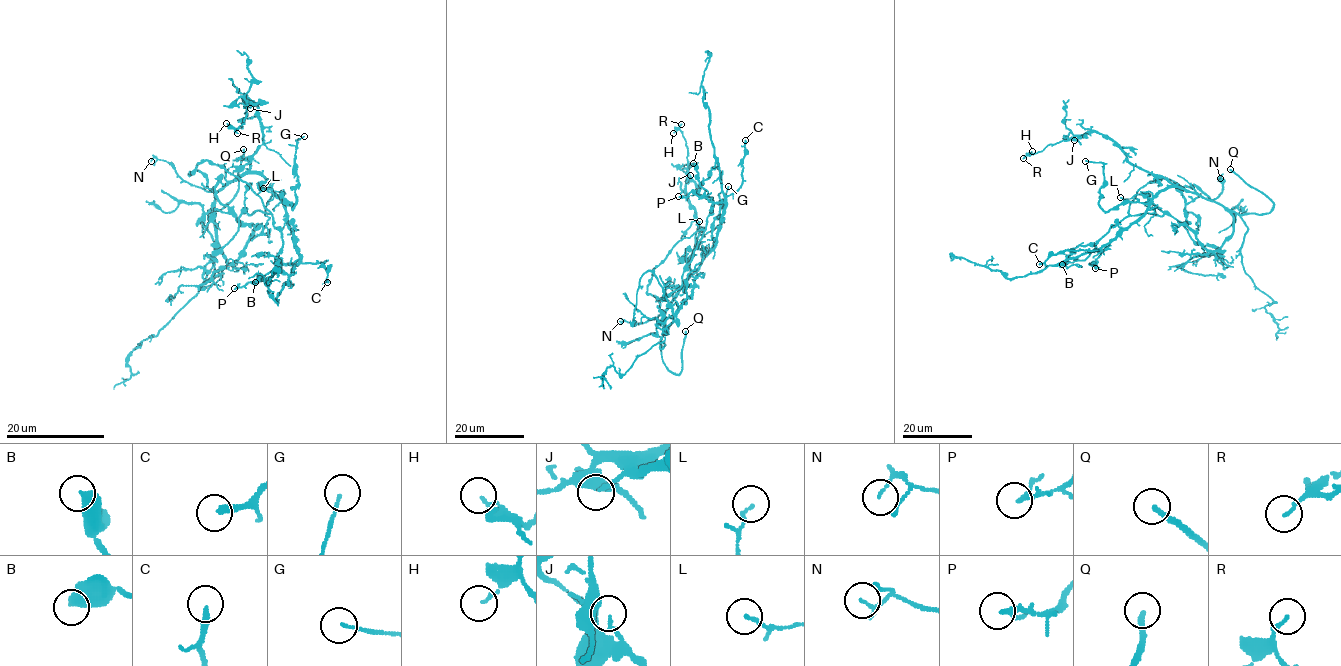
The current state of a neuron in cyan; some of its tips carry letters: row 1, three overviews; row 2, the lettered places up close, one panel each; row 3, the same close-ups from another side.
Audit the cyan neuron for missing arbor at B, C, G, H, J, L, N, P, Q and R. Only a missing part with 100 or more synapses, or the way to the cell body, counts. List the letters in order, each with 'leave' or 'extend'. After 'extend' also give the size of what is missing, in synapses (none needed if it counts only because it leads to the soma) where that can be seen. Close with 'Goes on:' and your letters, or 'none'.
B: leave
C: leave
G: leave
H: leave
J: leave
L: leave
N: leave
P: leave
Q: extend
R: leave
Goes on: Q

